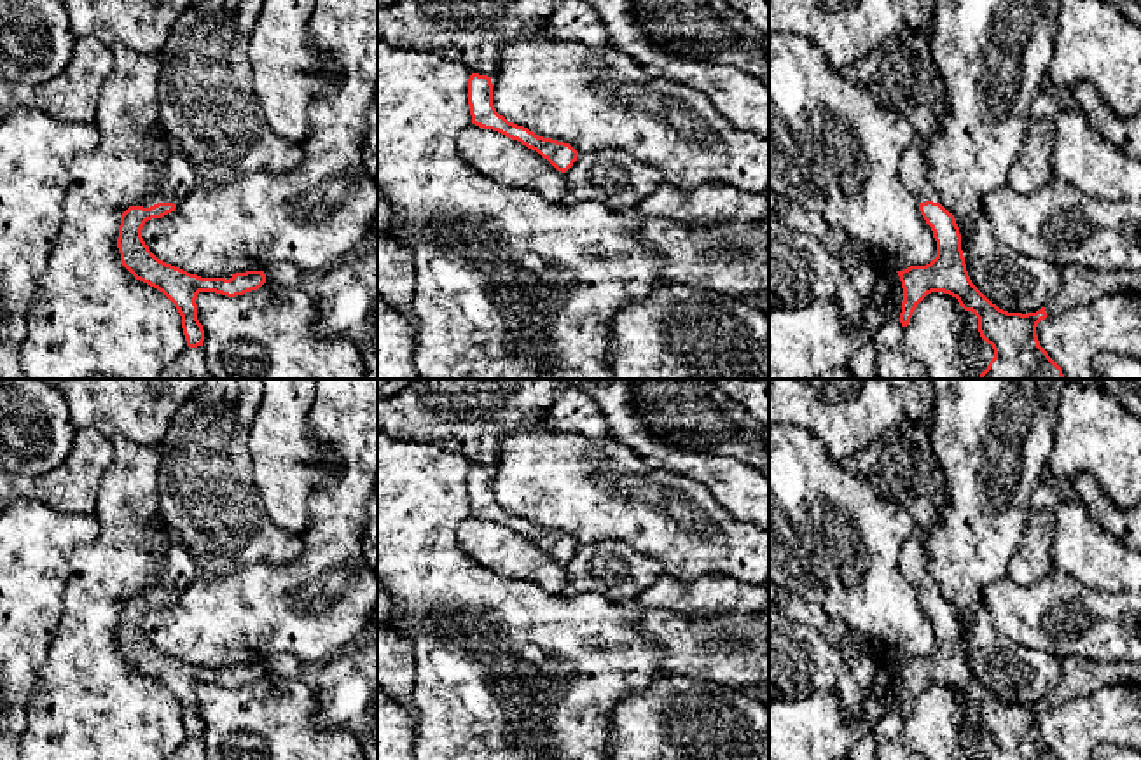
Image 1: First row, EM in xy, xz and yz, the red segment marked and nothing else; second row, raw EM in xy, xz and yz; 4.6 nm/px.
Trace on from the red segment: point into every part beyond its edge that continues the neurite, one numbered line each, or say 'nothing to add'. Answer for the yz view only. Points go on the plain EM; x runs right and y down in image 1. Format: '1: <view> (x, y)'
1: yz (911, 561)

